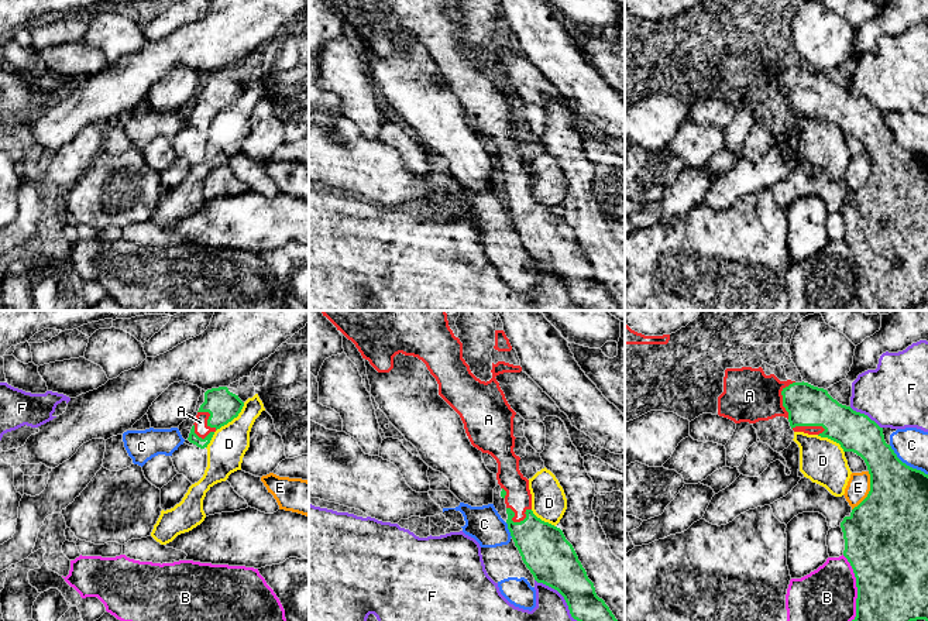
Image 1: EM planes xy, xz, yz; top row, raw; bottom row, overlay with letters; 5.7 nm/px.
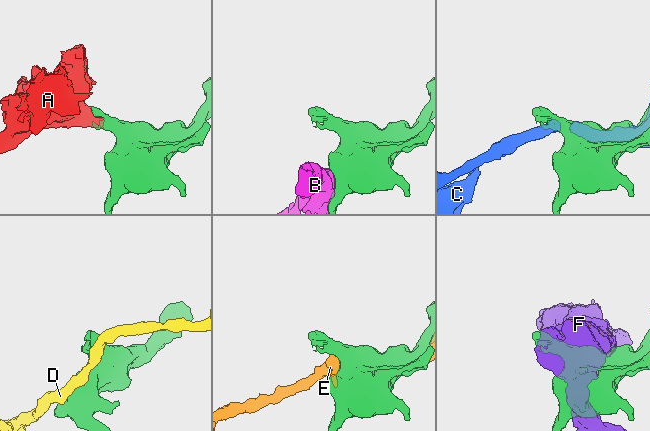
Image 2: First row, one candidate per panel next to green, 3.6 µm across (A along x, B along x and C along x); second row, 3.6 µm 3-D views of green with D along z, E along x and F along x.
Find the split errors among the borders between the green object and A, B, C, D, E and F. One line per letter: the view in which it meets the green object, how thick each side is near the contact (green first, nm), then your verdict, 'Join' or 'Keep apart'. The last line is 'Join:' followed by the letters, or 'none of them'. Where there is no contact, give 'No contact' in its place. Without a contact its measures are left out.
A: Touches green in xy. Thickness 180 nm (green) against 80 nm. Join
B: Touches green in yz. Thickness 440 nm (green) against 380 nm. Keep apart
C: Touches green in yz. Thickness 360 nm (green) against 200 nm. Keep apart
D: Touches green in xy. Thickness 180 nm (green) against 200 nm. Keep apart
E: Touches green in yz. Thickness 460 nm (green) against 130 nm. Keep apart
F: Touches green in xz. Thickness 280 nm (green) against 280 nm. Keep apart
Join: A

